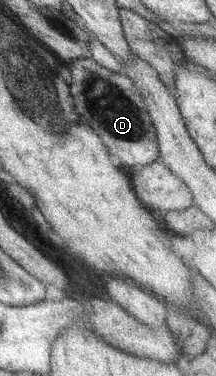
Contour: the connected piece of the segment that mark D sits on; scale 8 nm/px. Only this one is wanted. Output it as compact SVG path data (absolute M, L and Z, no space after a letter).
M91 56L65 63L71 74L69 92L74 97L76 111L102 139L111 154L118 156L123 166L138 168L154 163L160 156L156 127L147 111L144 99L134 81L124 73L112 72Z

